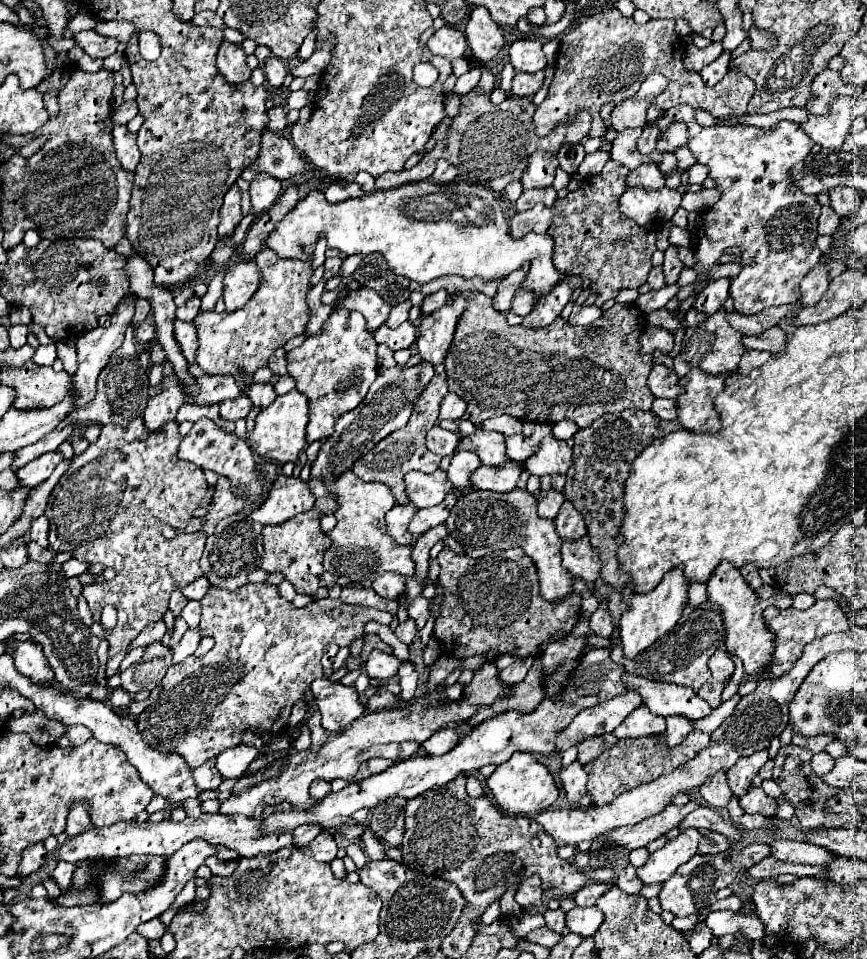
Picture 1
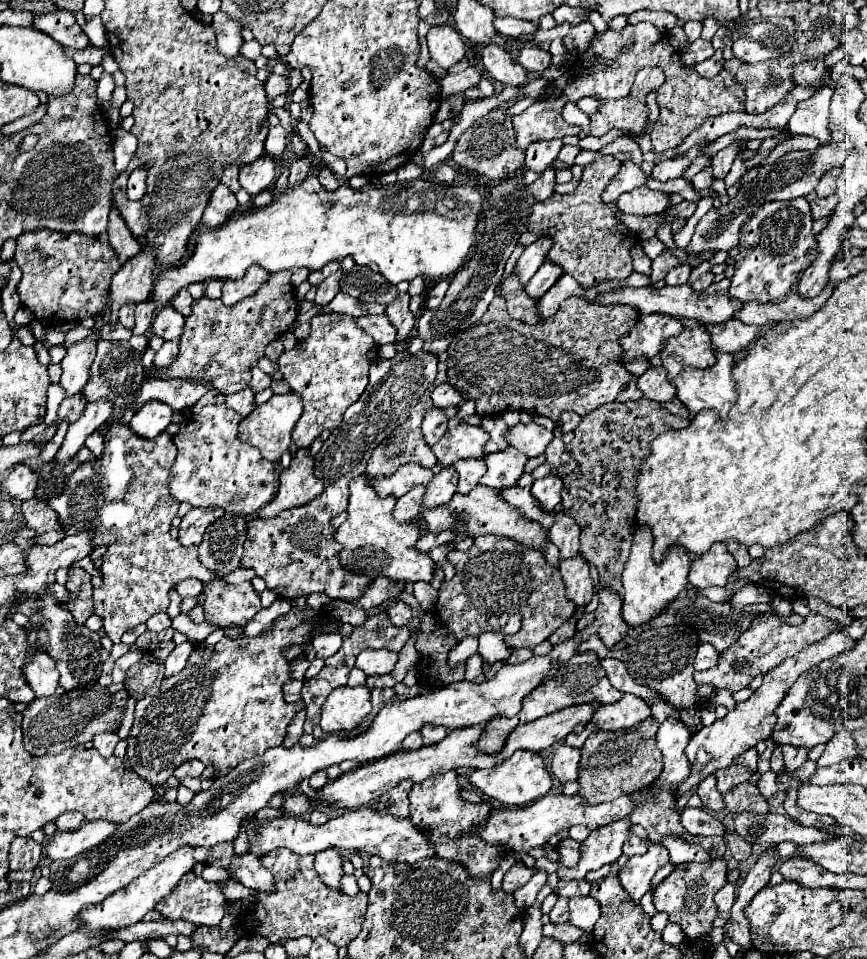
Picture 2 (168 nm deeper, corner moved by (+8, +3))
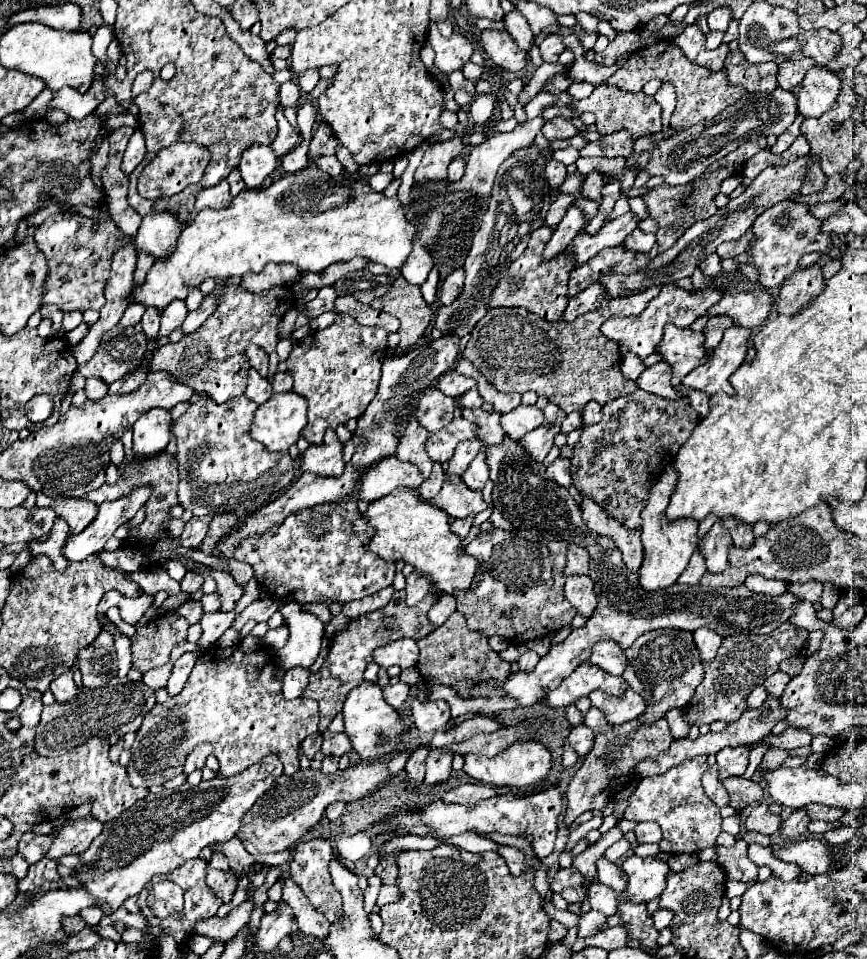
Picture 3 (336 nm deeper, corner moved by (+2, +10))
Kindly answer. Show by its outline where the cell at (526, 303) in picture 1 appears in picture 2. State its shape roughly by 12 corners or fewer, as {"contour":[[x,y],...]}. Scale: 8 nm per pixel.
{"contour":[[547,260],[525,286],[531,298],[541,296],[559,280],[563,268]]}

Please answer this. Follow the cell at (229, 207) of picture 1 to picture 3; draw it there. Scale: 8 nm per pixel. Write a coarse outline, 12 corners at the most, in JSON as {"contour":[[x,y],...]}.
{"contour":[[229,183],[201,189],[191,215],[231,205]]}

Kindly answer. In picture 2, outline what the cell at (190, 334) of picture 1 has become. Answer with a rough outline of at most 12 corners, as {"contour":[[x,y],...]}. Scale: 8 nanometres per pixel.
{"contour":[[173,306],[155,316],[153,334],[179,340],[185,318]]}

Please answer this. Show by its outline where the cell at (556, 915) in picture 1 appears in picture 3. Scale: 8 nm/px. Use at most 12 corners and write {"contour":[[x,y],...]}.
{"contour":[[569,887],[563,899],[571,903],[583,903],[585,887]]}

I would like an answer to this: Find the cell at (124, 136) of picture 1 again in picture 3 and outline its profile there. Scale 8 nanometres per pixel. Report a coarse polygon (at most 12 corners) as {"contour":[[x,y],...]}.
{"contour":[[141,129],[129,139],[123,155],[123,173],[131,171],[145,157],[145,137]]}

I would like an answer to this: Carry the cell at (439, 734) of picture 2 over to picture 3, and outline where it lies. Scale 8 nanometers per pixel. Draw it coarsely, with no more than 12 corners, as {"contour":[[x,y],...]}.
{"contour":[[413,701],[415,727],[443,731],[451,719],[445,701]]}

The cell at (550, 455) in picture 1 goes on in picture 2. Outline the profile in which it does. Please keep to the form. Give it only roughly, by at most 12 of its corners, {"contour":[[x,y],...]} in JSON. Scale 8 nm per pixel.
{"contour":[[535,422],[507,430],[509,446],[529,458],[545,452],[553,432]]}

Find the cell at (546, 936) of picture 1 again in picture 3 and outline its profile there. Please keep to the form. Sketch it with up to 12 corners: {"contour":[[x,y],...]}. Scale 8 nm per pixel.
{"contour":[[599,911],[579,915],[577,935],[589,937],[603,929],[605,915]]}

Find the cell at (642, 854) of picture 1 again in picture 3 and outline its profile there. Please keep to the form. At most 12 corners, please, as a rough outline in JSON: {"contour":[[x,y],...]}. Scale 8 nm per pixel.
{"contour":[[637,823],[637,843],[659,843],[657,823]]}

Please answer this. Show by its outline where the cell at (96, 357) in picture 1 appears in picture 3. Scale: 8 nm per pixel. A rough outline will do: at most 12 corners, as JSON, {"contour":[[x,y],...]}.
{"contour":[[169,211],[143,217],[135,251],[167,261],[181,229]]}

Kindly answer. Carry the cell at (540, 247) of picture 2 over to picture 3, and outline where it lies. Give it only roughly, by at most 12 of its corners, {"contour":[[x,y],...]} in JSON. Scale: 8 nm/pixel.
{"contour":[[569,207],[555,227],[541,257],[559,255],[583,231],[579,207]]}

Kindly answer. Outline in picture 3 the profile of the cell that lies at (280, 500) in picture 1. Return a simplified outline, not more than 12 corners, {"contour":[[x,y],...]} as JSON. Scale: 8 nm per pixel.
{"contour":[[327,429],[323,445],[309,445],[299,471],[339,477],[343,445]]}

